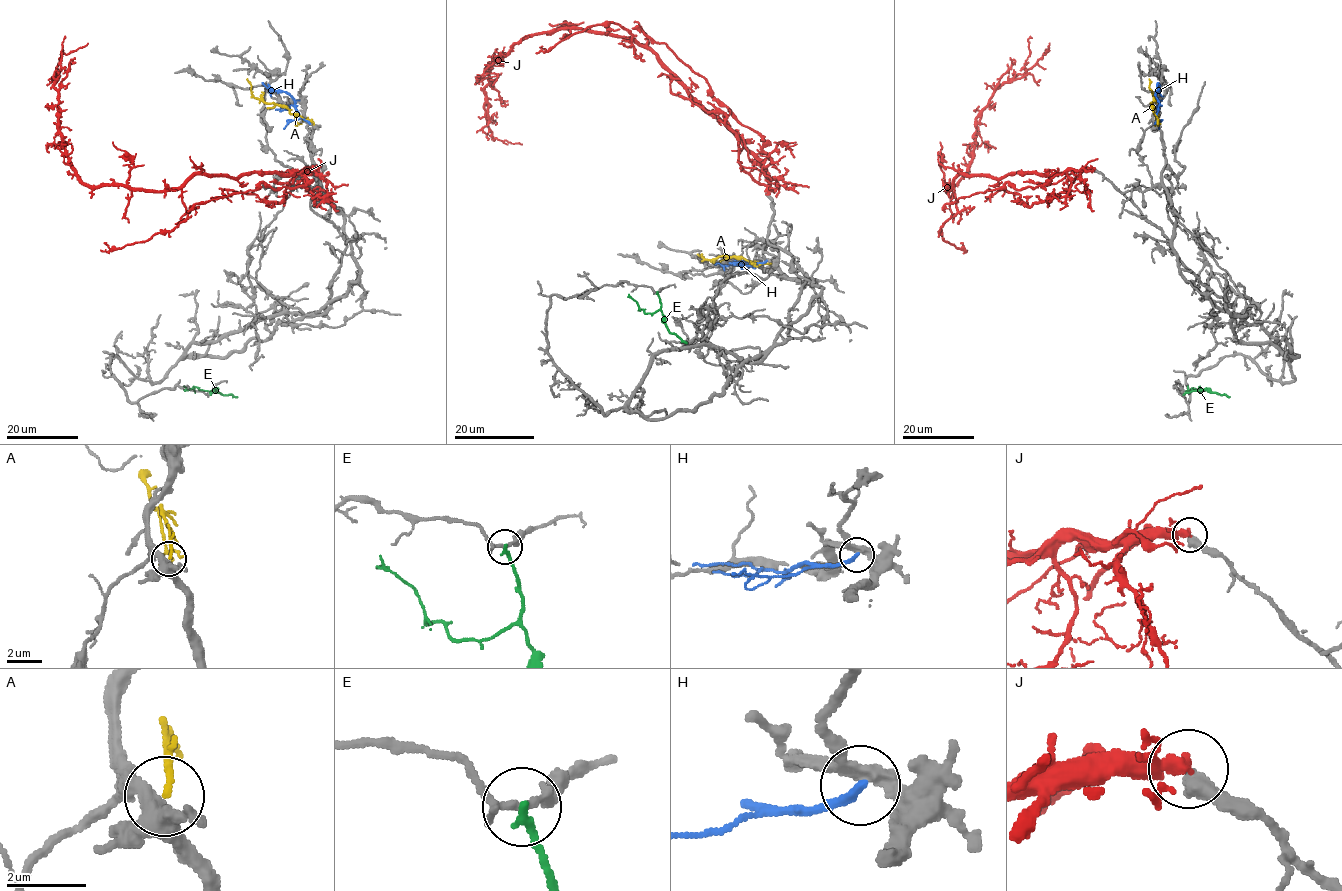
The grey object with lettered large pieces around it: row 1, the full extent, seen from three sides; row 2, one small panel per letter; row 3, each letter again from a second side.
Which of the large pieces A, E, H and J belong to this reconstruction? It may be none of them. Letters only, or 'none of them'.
none of them

